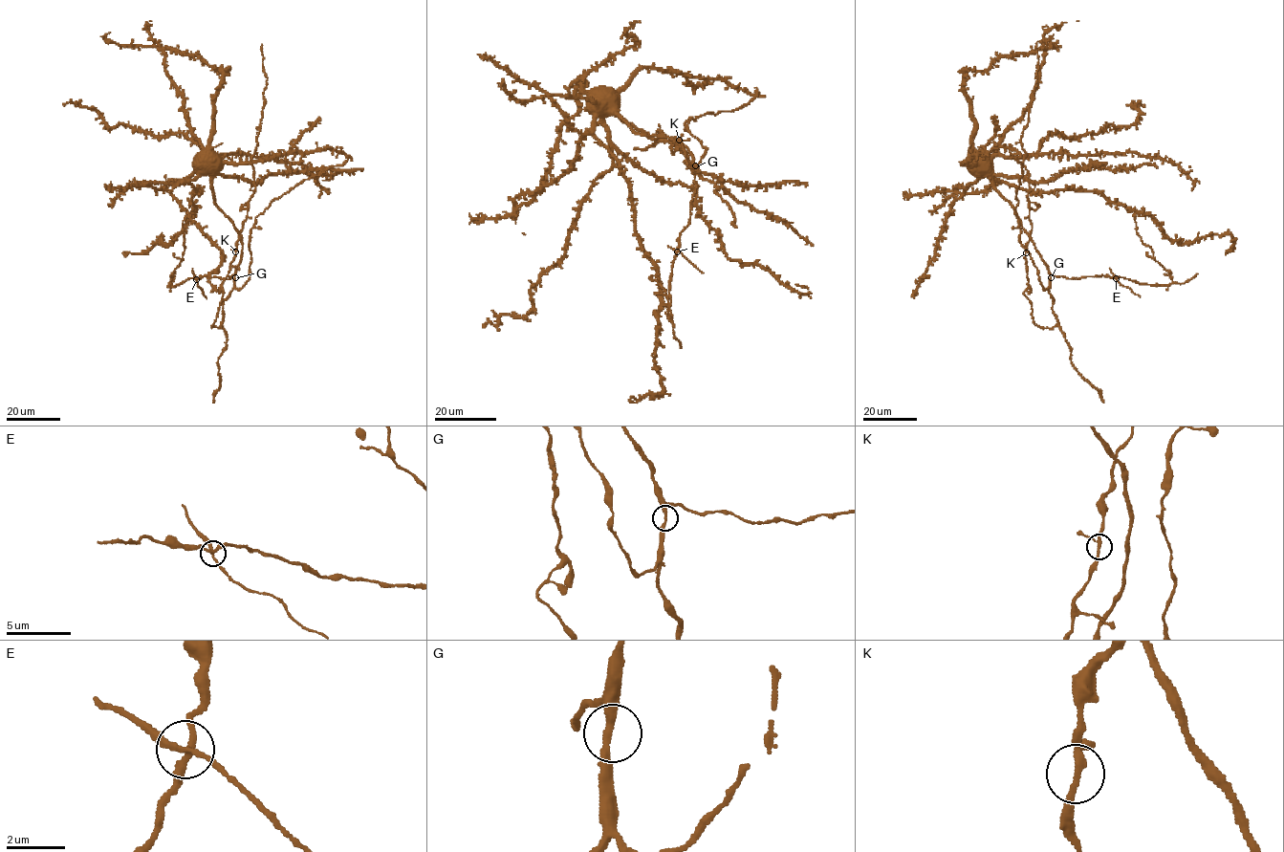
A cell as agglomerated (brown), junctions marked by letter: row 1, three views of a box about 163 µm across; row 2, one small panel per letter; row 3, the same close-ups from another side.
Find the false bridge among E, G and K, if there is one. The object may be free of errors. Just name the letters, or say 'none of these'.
E

